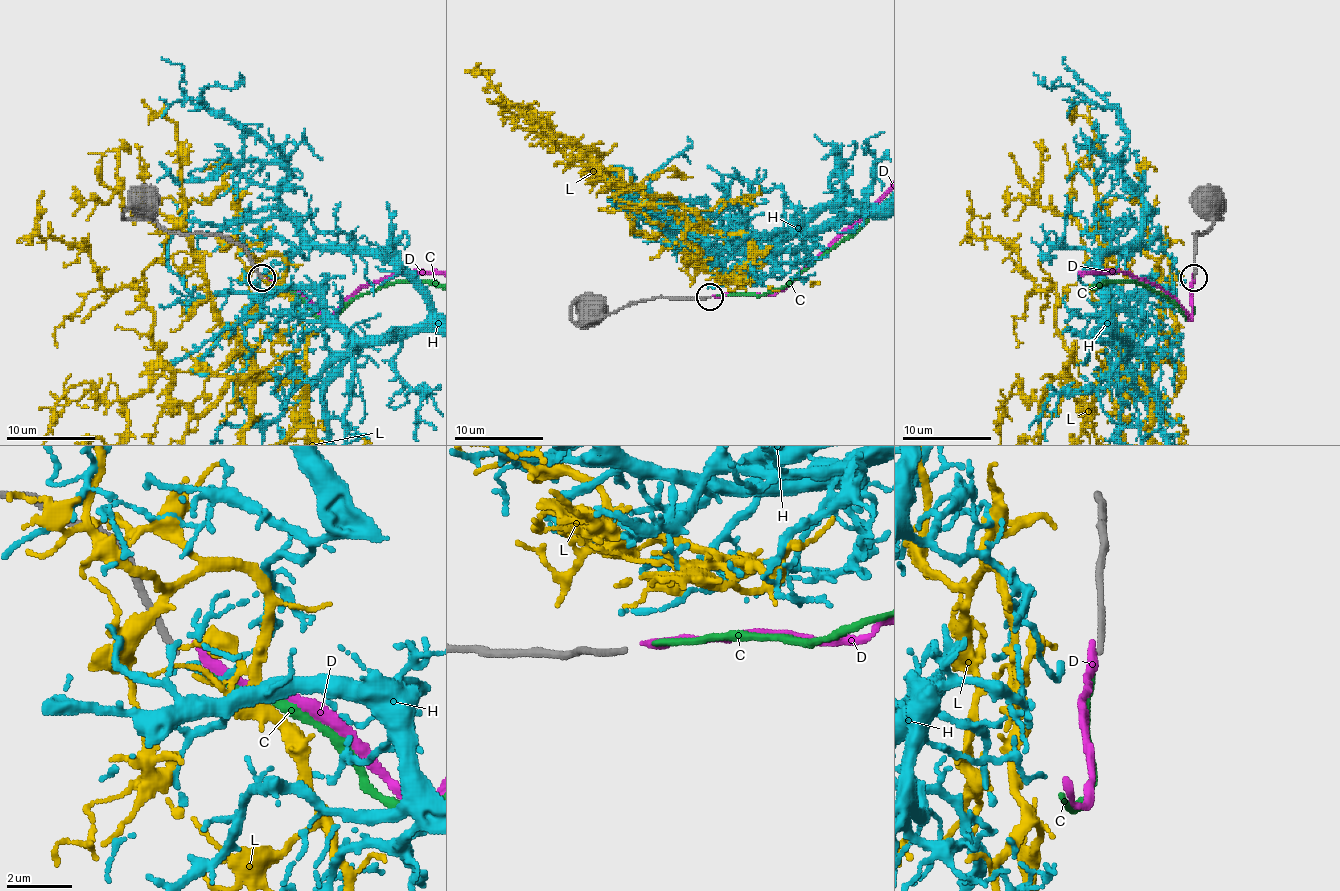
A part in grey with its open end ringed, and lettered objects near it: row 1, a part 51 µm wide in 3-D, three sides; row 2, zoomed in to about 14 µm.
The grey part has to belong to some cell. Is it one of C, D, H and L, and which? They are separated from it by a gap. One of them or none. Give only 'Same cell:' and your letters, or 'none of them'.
Same cell: none of them

